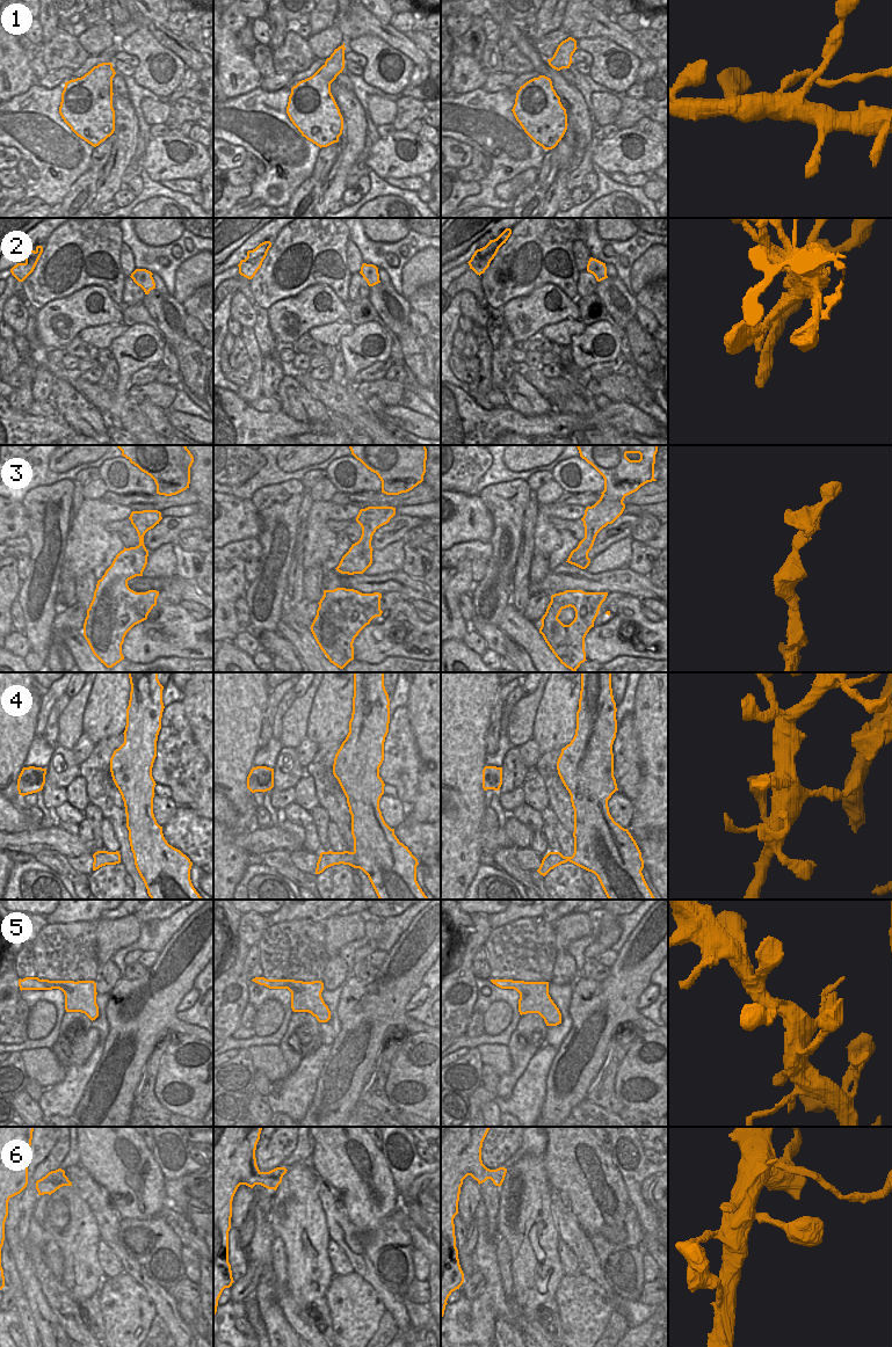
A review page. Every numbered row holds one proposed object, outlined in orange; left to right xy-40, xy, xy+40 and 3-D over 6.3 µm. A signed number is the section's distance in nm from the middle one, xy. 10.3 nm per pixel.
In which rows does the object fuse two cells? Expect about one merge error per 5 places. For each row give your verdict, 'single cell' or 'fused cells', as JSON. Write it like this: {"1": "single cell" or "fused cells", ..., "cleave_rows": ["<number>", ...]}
{"1": "fused cells", "2": "single cell", "3": "single cell", "4": "single cell", "5": "single cell", "6": "single cell", "cleave_rows": ["1"]}

